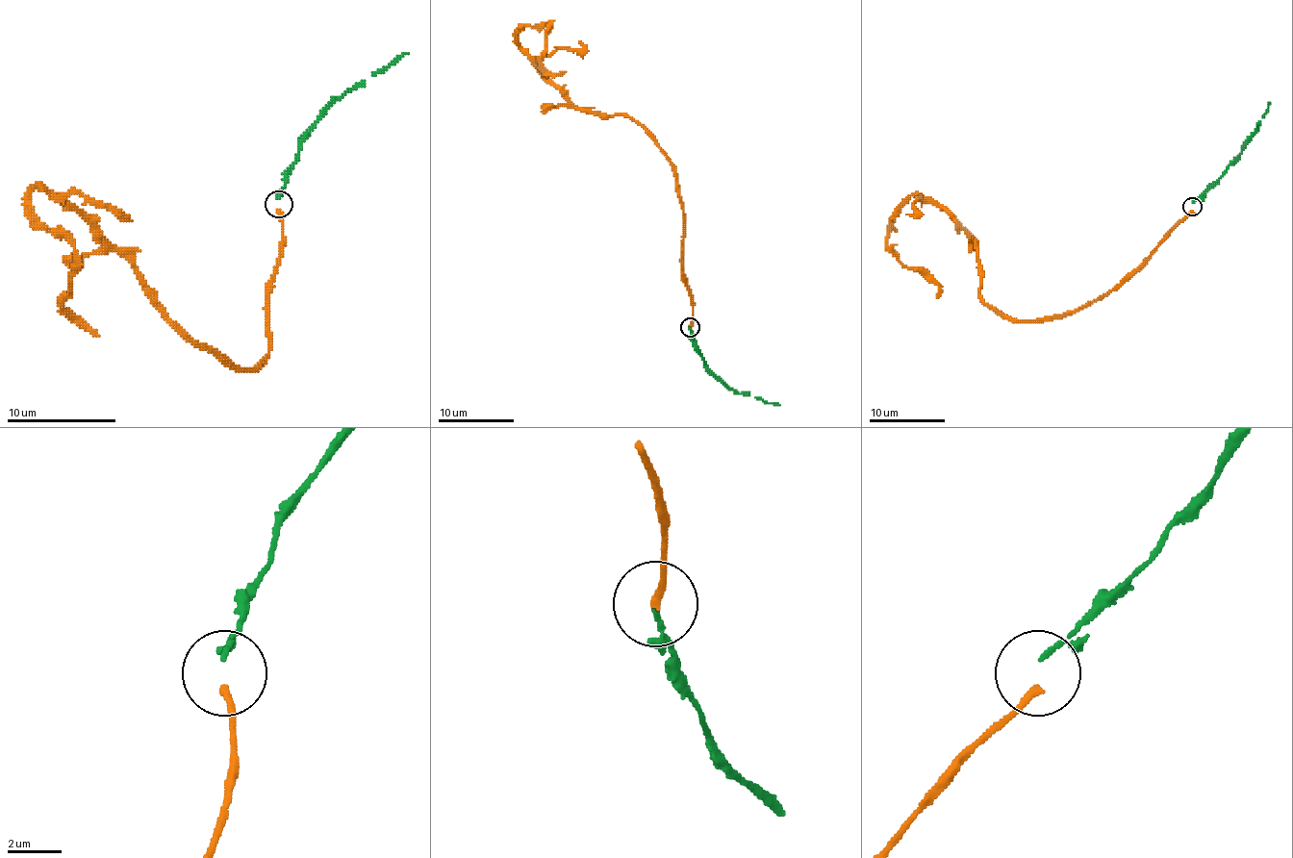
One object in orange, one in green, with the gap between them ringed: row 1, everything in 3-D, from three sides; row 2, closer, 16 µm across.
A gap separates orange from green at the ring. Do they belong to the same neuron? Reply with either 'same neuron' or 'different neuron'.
different neuron

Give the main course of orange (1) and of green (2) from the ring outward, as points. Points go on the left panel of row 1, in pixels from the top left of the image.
1: (279, 210), (268, 338), (243, 368), (189, 338), (36, 188), (30, 213), (74, 248), (63, 305), (99, 336)
2: (279, 198), (285, 171), (295, 160), (298, 140), (315, 122), (348, 91), (408, 53)

